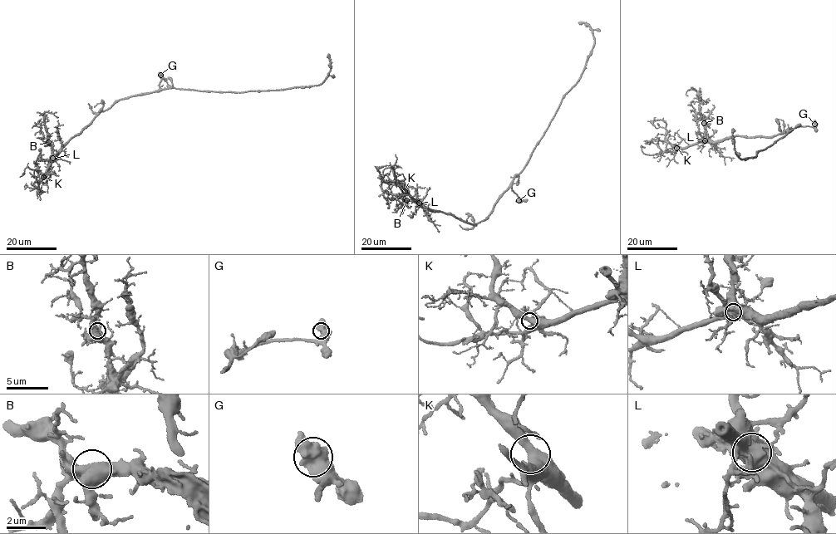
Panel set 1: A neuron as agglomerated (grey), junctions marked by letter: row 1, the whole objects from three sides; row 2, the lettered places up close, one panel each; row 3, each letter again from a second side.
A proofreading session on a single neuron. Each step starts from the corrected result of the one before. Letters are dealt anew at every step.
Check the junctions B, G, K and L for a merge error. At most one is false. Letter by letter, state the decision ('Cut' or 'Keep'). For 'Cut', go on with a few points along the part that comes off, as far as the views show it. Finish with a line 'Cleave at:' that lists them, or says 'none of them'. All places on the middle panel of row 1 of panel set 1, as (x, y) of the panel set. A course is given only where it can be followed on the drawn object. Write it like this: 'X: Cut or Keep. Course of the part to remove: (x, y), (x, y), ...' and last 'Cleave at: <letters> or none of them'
B: Keep
G: Keep
K: Keep
L: Keep
Cleave at: none of them

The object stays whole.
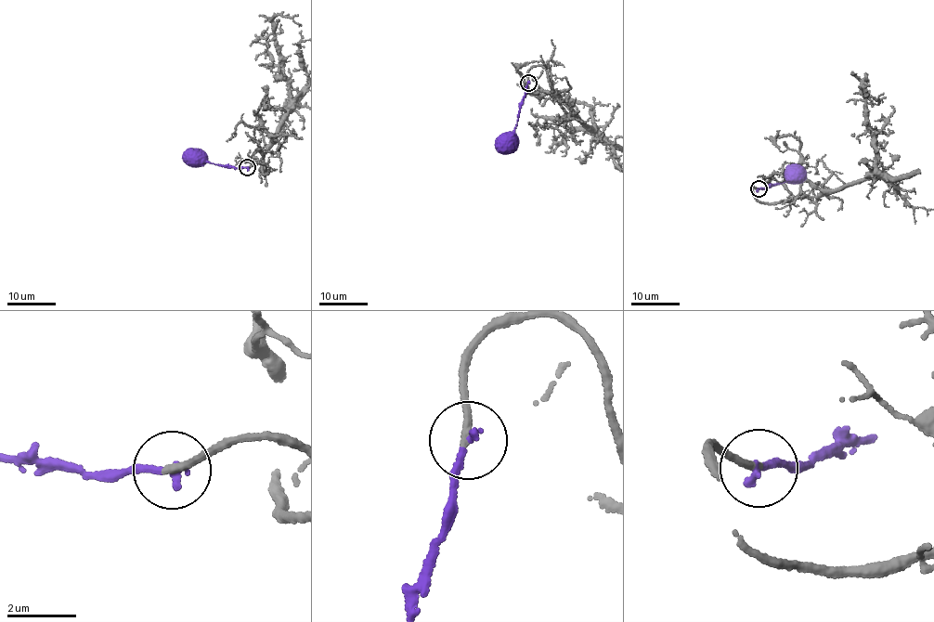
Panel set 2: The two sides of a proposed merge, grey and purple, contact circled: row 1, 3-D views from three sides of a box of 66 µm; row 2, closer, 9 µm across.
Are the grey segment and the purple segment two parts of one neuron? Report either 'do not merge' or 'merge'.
merge

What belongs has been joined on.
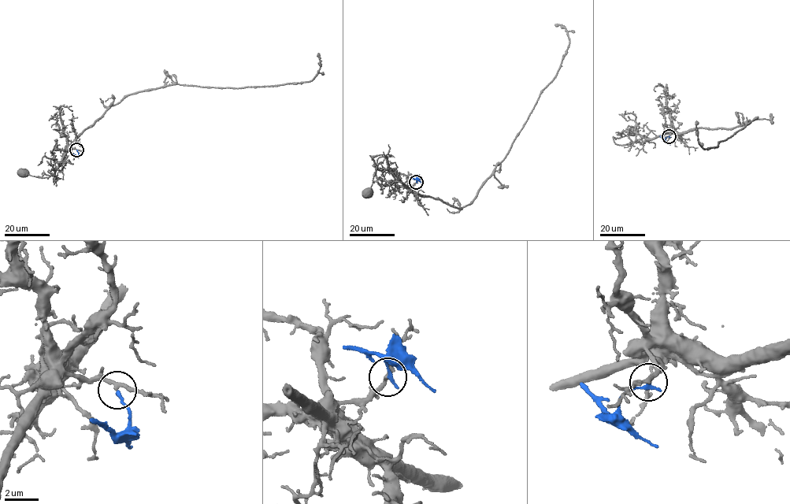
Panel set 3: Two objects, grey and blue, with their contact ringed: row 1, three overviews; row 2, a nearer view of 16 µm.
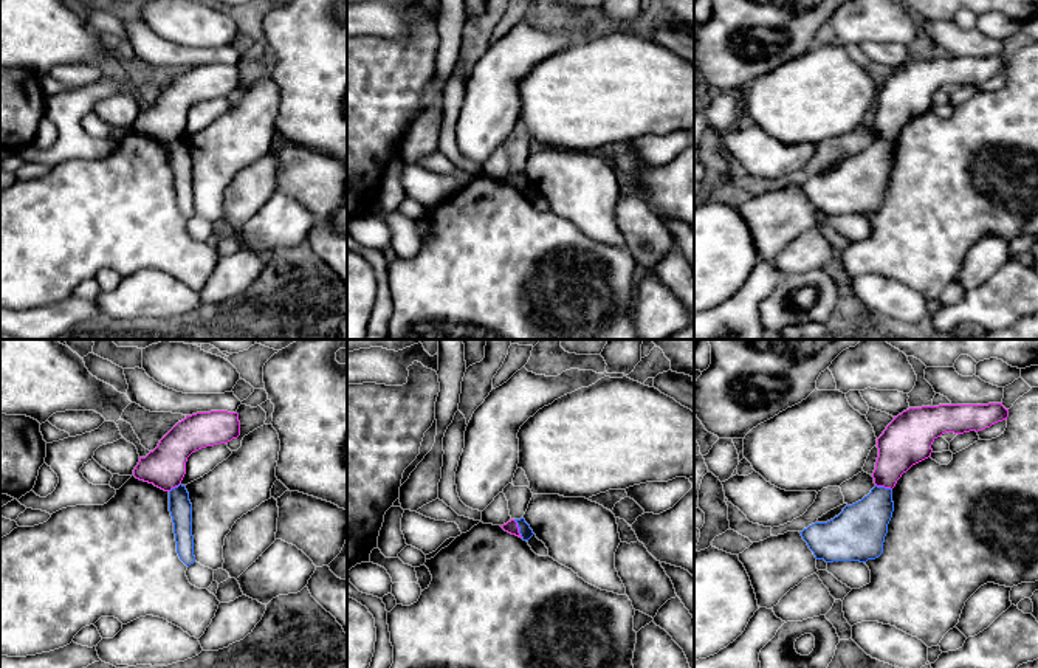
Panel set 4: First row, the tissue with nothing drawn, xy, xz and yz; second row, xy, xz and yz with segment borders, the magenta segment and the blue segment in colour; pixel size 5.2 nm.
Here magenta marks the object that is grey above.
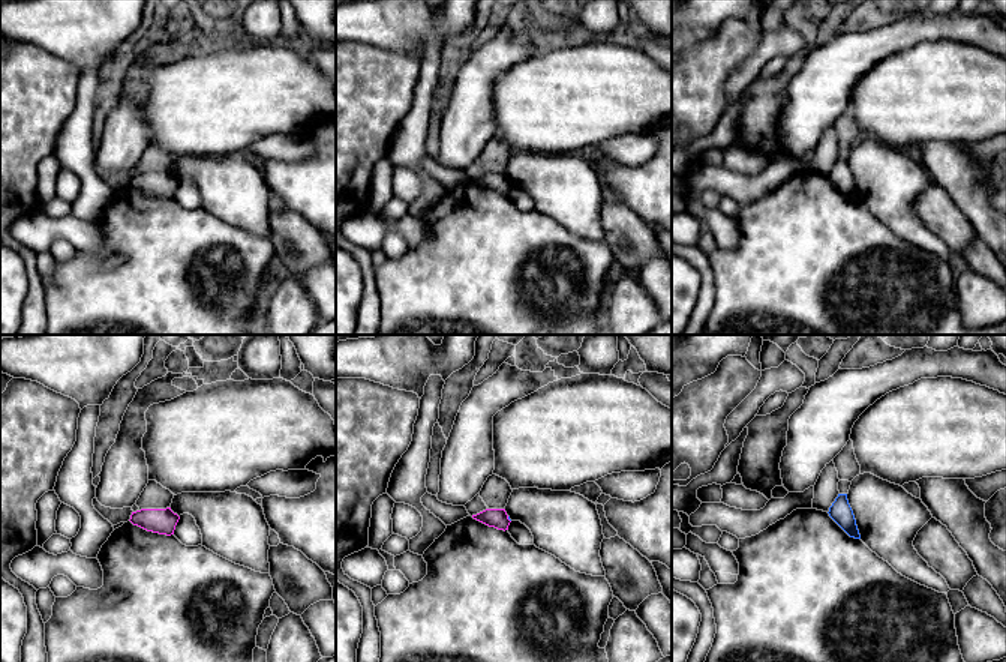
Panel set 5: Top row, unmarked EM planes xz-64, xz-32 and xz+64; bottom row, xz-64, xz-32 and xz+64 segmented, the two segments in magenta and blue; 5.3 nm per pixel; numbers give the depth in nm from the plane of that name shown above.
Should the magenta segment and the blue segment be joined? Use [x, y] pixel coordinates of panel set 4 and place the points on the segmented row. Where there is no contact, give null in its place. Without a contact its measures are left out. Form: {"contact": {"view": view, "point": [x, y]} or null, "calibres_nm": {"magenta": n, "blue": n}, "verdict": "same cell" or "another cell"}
{"contact": {"view": "xz", "point": [518, 529]}, "calibres_nm": {"magenta": 70, "blue": 70}, "verdict": "another cell"}

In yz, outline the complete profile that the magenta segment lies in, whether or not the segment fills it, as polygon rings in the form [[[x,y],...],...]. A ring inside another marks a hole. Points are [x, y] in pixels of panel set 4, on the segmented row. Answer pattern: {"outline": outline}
{"outline": [[[1002,403],[909,408],[877,439],[874,484],[892,490],[903,473],[931,456],[931,445],[942,434],[978,432],[1007,417]]]}

